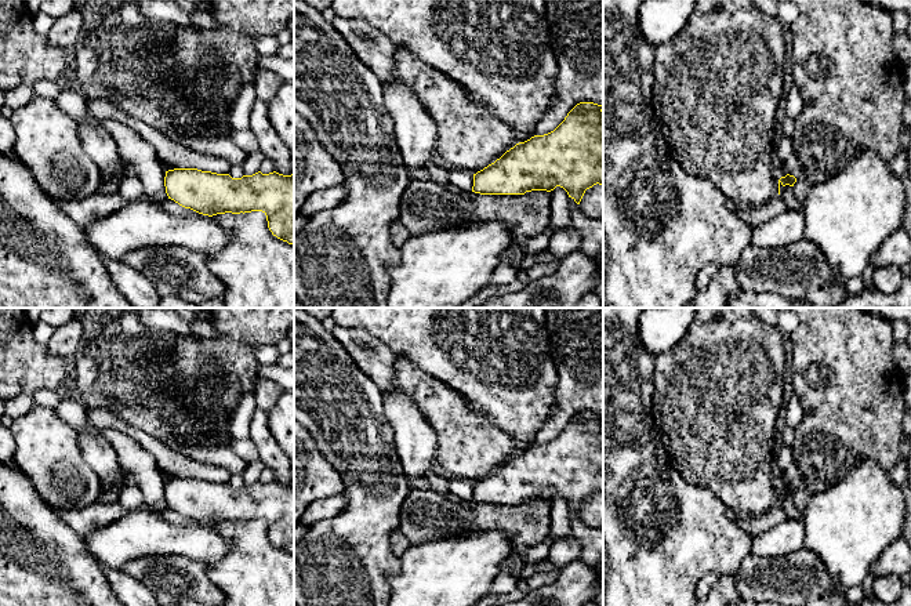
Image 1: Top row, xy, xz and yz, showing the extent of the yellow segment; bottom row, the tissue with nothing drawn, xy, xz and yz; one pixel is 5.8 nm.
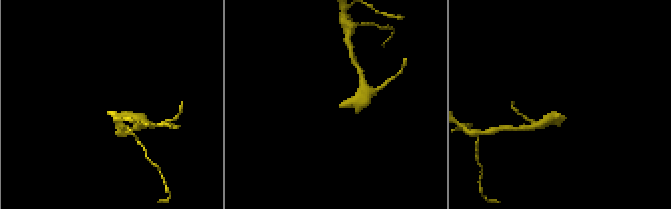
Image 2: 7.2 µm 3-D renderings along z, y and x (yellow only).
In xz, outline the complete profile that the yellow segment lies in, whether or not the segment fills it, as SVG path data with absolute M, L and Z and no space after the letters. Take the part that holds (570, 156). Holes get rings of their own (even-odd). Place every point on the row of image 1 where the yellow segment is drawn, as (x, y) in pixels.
M577 104L551 133L516 144L500 159L473 174L472 192L480 195L525 195L563 188L580 204L587 189L603 185L603 106Z

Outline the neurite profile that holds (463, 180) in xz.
M447 167L450 184L464 192L472 192L473 173Z

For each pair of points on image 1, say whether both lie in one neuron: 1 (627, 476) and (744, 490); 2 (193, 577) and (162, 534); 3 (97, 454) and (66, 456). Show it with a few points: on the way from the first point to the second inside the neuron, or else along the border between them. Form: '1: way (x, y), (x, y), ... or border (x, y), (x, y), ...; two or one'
1: border (670, 463), (686, 481), (707, 487), (721, 501); two
2: border (144, 555), (182, 555), (206, 565); two
3: border (77, 432), (77, 446), (82, 457), (101, 479); two

